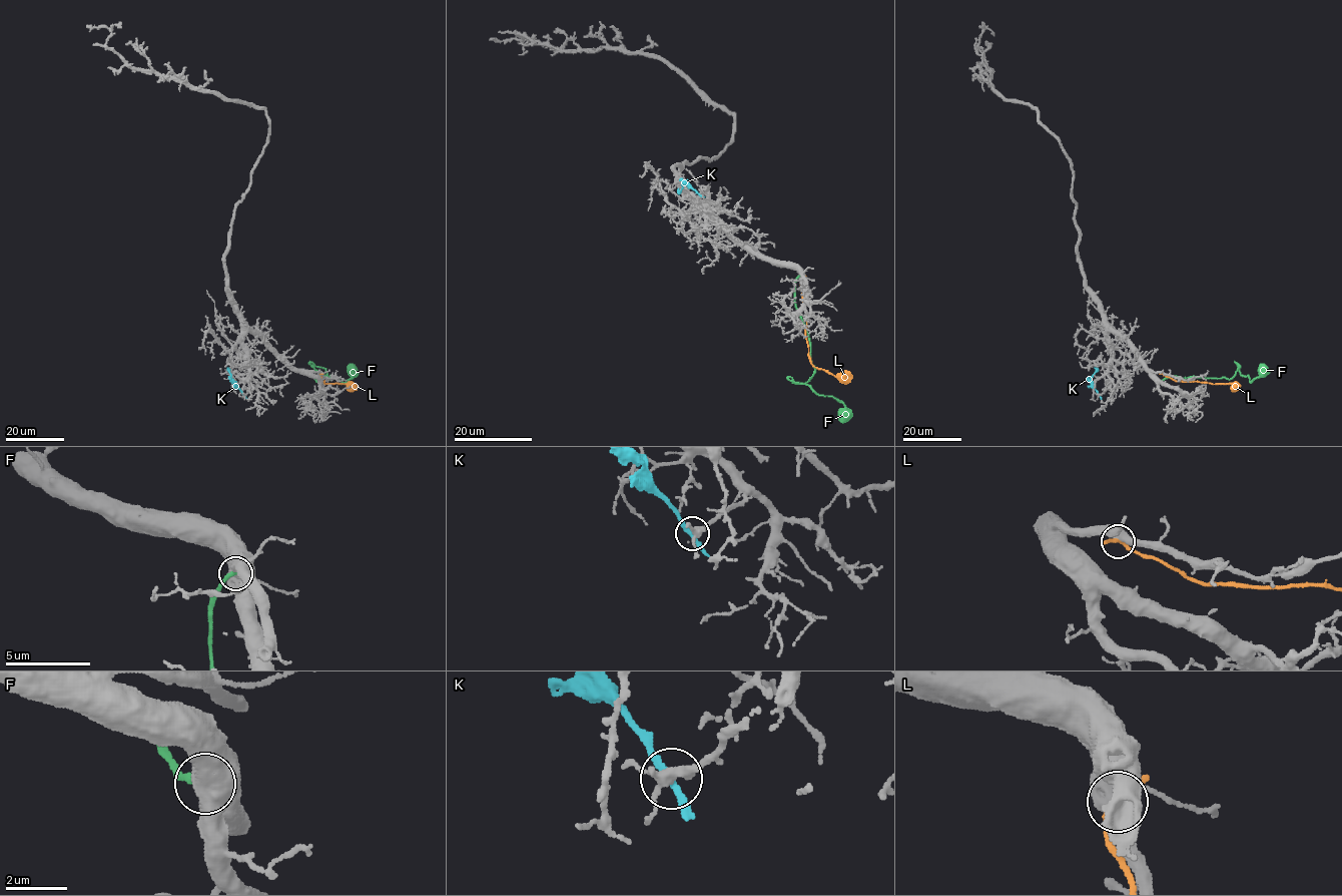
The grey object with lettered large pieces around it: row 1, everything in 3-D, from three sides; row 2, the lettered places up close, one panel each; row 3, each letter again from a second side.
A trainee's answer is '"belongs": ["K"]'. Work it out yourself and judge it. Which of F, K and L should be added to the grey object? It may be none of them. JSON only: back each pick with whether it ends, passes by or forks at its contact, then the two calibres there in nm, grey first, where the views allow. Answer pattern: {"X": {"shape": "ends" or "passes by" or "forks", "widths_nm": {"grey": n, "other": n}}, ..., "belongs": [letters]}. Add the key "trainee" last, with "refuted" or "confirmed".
{"belongs": [], "trainee": "refuted"}

